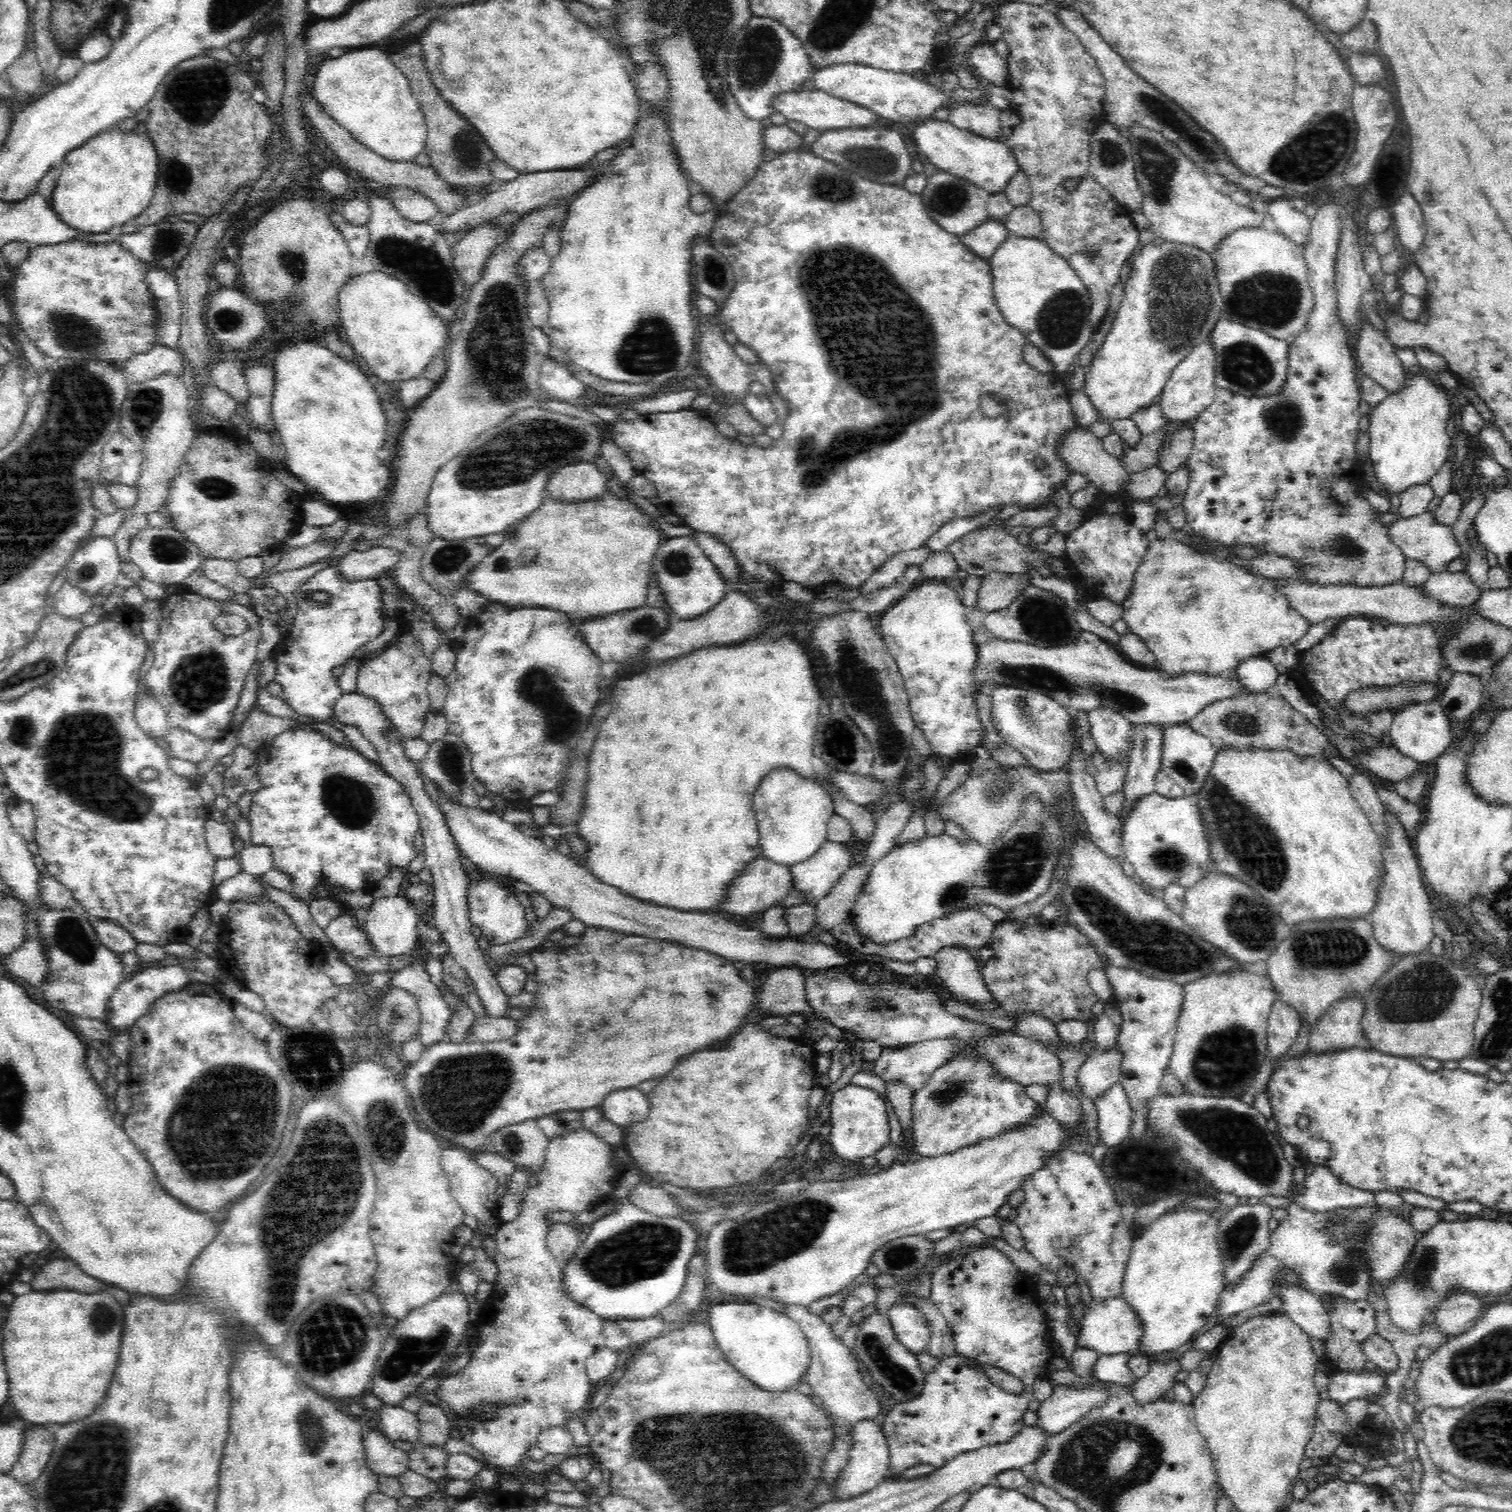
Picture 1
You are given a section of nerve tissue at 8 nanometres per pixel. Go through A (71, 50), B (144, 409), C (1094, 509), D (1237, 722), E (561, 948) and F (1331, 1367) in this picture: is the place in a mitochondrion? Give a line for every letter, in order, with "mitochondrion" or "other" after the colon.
A: other
B: mitochondrion
C: other
D: mitochondrion
E: other
F: other

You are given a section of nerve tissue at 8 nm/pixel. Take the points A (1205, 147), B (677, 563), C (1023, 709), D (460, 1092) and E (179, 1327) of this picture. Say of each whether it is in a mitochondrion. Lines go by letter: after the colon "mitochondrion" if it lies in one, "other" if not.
A: mitochondrion
B: mitochondrion
C: mitochondrion
D: mitochondrion
E: other

